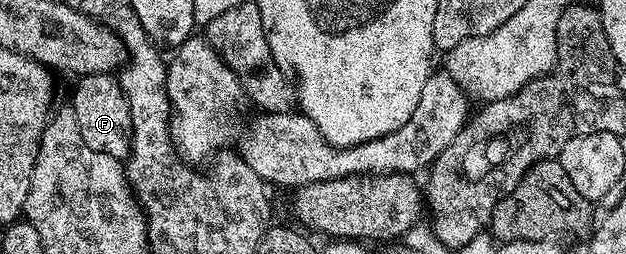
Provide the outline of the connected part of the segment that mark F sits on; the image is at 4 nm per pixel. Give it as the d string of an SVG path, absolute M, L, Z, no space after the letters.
M85 74L77 82L80 83L72 94L70 109L78 120L82 140L86 140L94 152L127 159L127 154L134 150L134 119L119 81L112 74Z

